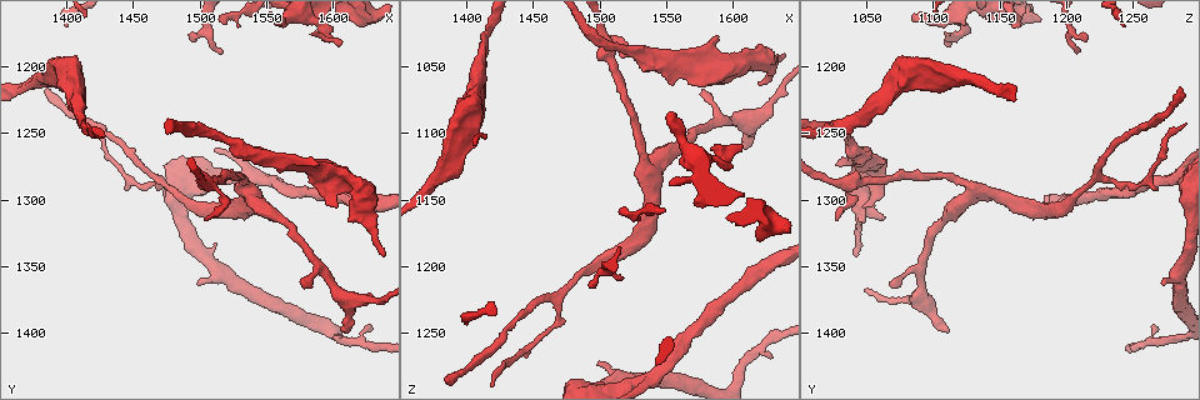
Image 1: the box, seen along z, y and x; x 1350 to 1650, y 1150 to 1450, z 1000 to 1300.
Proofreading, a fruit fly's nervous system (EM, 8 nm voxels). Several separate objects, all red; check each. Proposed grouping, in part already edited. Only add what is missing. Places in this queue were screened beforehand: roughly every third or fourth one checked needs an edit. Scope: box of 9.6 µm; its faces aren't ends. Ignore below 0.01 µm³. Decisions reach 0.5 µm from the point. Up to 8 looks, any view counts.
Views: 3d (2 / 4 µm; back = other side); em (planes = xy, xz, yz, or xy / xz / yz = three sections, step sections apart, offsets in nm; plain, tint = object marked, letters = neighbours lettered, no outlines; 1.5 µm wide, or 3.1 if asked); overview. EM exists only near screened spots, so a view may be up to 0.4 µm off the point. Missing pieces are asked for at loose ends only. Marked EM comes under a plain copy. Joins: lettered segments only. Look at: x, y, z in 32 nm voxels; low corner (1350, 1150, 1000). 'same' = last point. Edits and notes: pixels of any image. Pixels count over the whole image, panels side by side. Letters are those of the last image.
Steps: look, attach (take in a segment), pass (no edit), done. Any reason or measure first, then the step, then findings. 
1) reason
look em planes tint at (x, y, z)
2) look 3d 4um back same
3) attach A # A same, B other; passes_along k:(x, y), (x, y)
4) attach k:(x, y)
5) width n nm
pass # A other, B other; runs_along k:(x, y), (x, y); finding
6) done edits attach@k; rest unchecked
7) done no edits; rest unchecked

free end
look em planes letters at (1586, 1290, 1062)

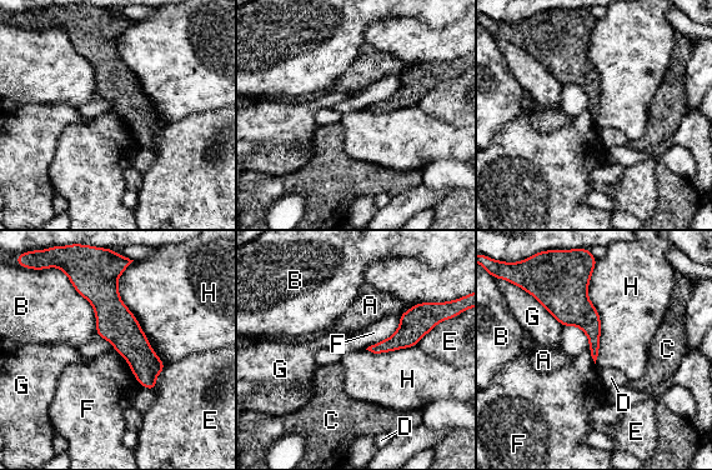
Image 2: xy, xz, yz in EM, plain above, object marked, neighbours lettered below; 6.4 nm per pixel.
pass # A other, B other, C other, D other, E other, F other, G other, H other; runs_along 2:(110, 275), (110, 311), (151, 386); no lettered segment goes on from it

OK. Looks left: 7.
free end
look em planes letters at (1606, 1396, 1112)

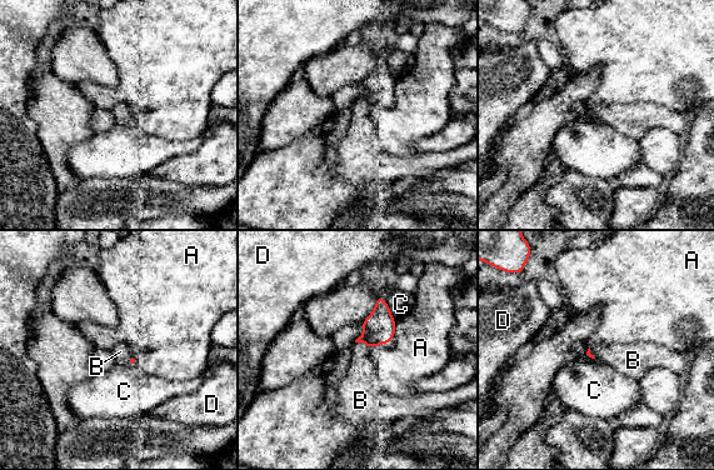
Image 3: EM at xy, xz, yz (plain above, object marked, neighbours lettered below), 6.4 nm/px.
longest_contact A 240 nm
attach B # A other, B same, C other, D other; it goes on there

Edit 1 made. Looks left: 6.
an open end
look em yz step 4 letters at (1500, 1364, 1274)

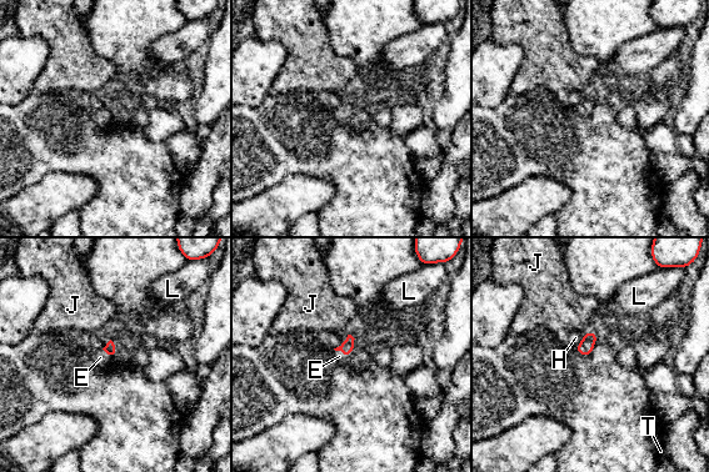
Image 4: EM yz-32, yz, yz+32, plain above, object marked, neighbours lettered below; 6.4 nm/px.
longest_contact H 140 nm
attach E # E same, H other, J other, L other, T other; the neuron continues

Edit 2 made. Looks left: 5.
done edits attach@3, attach@4; rest unchecked

